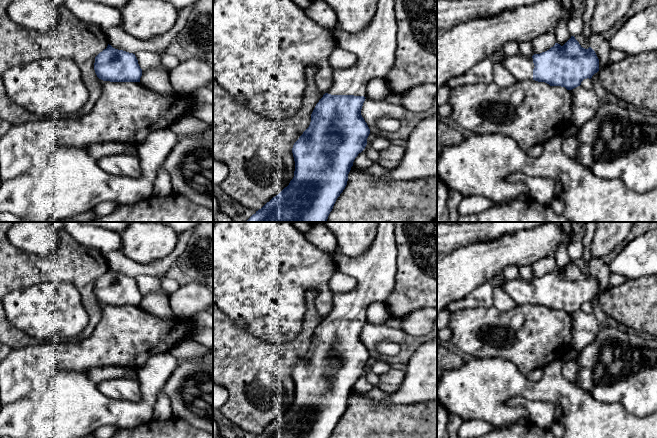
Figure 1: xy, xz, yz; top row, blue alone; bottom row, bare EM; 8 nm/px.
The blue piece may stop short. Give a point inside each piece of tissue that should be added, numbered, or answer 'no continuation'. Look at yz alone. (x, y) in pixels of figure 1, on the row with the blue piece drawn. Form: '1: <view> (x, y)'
1: yz (521, 68)

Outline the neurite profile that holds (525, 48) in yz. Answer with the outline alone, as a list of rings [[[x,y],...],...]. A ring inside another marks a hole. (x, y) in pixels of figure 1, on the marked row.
[[[521,42],[518,43],[518,46],[519,46],[519,54],[523,56],[533,56],[535,54],[530,42]]]

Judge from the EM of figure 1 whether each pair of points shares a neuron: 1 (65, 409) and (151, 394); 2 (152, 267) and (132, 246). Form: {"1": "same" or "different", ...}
{"1": "same", "2": "different"}

